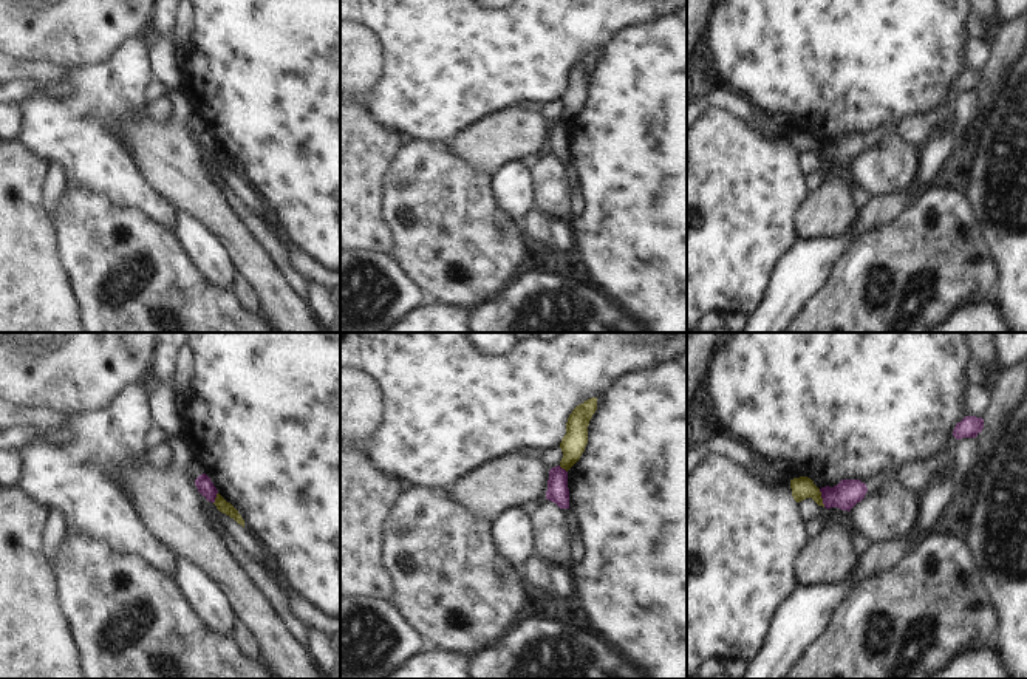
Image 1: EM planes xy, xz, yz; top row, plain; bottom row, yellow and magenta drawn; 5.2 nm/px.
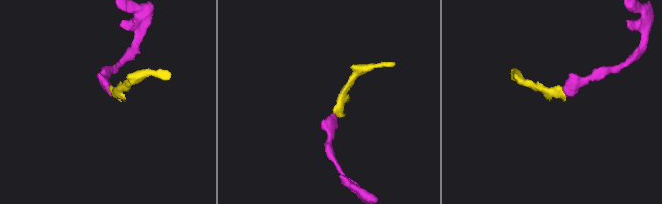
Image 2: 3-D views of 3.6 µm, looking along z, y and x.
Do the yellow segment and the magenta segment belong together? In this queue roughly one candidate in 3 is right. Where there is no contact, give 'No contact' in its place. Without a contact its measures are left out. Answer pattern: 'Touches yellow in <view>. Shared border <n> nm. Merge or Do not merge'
Touches yellow in yz. Shared border 100 nm. Do not merge.

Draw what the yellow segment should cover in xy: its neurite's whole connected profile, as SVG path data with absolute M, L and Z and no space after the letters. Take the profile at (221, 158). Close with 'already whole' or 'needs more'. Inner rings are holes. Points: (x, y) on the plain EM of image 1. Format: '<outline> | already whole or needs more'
M217 147L213 158L217 159L220 165L229 169L230 172L234 172L238 178L244 181L244 173L241 172L238 164L230 156L227 156L220 147Z | already whole

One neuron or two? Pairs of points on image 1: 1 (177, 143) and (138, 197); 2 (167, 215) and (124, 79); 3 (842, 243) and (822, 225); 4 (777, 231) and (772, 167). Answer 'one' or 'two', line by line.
1: two
2: one
3: two
4: one

